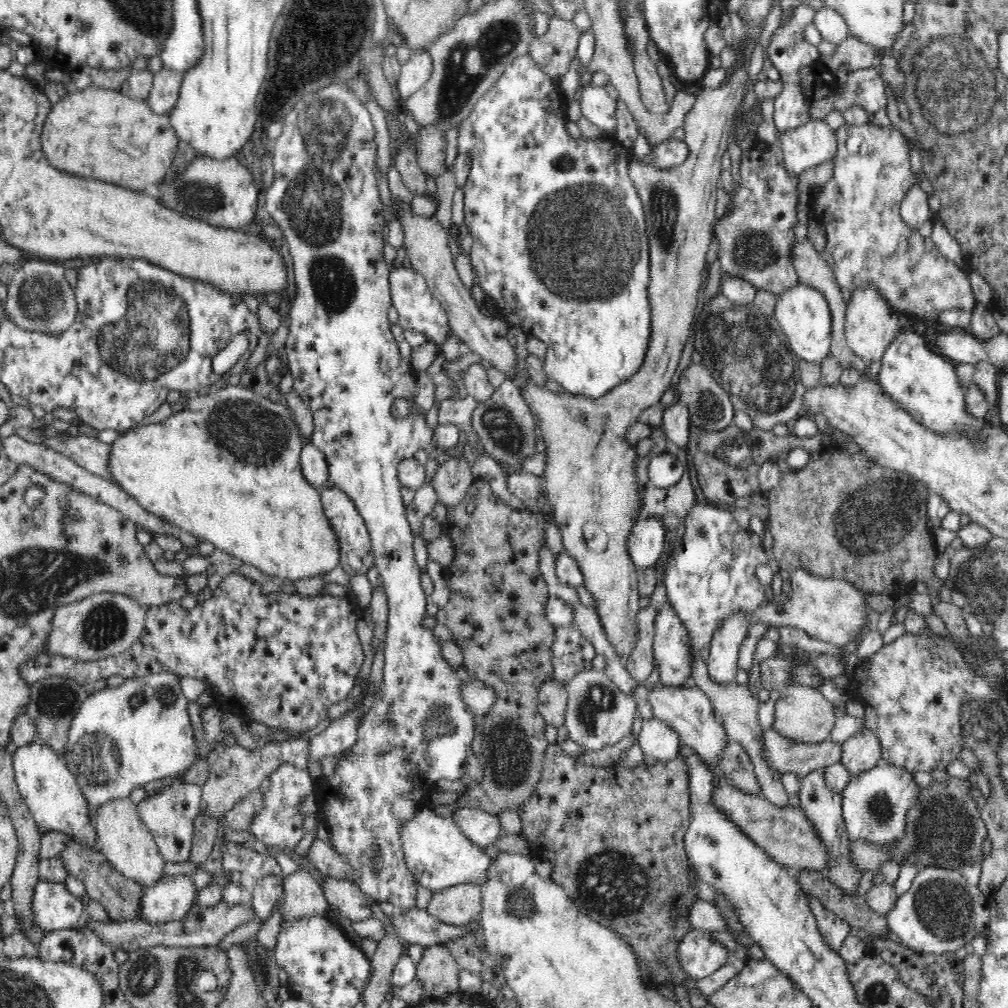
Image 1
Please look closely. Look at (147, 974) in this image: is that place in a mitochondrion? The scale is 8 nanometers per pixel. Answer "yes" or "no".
yes

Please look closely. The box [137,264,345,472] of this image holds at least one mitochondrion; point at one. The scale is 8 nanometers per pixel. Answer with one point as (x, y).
(254, 435)

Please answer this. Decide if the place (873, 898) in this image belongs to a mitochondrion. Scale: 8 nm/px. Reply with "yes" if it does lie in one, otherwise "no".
no

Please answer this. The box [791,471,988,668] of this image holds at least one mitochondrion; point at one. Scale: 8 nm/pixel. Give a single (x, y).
(877, 516)

